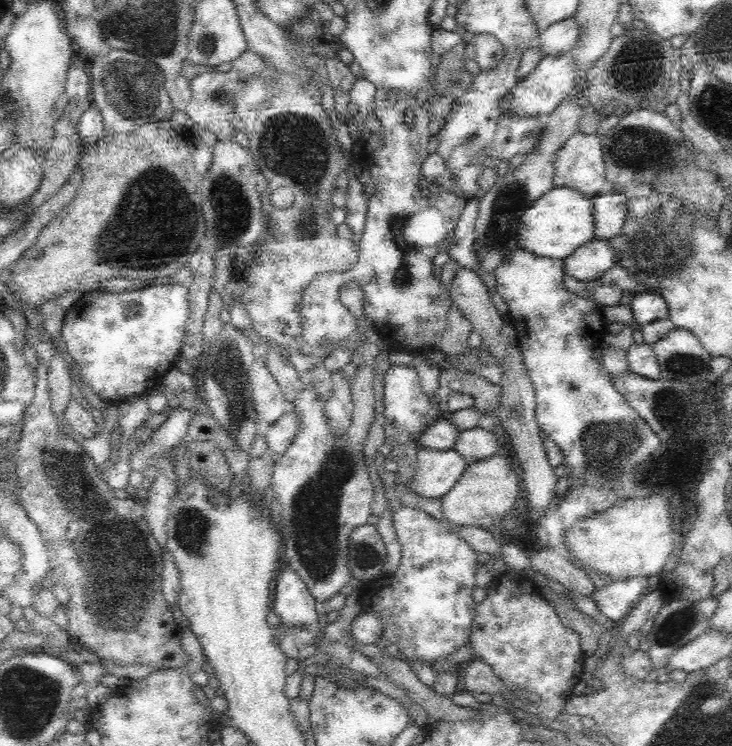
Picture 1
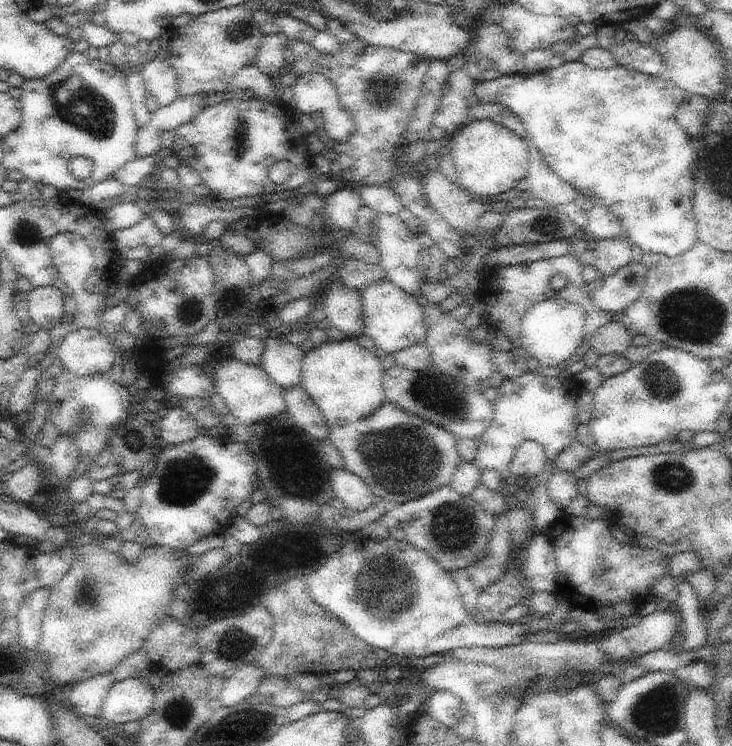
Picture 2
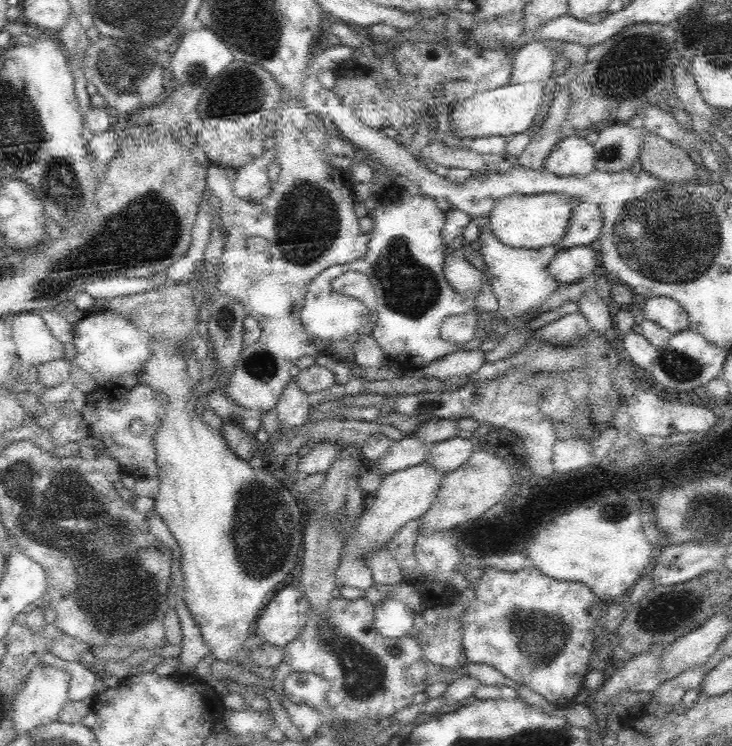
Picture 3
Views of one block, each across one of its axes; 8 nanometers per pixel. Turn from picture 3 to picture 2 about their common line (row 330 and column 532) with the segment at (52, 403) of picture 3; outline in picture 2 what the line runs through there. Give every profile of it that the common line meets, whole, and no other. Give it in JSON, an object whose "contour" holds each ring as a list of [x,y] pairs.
{"contour":[[[565,62],[555,70],[543,70],[539,74],[513,74],[477,82],[473,94],[479,104],[501,104],[509,108],[523,122],[525,132],[549,168],[579,194],[589,196],[599,206],[611,208],[627,230],[627,240],[643,252],[675,258],[699,242],[691,204],[691,176],[697,150],[695,140],[675,120],[687,92],[667,76],[649,76],[627,66],[591,70],[581,62]]]}

